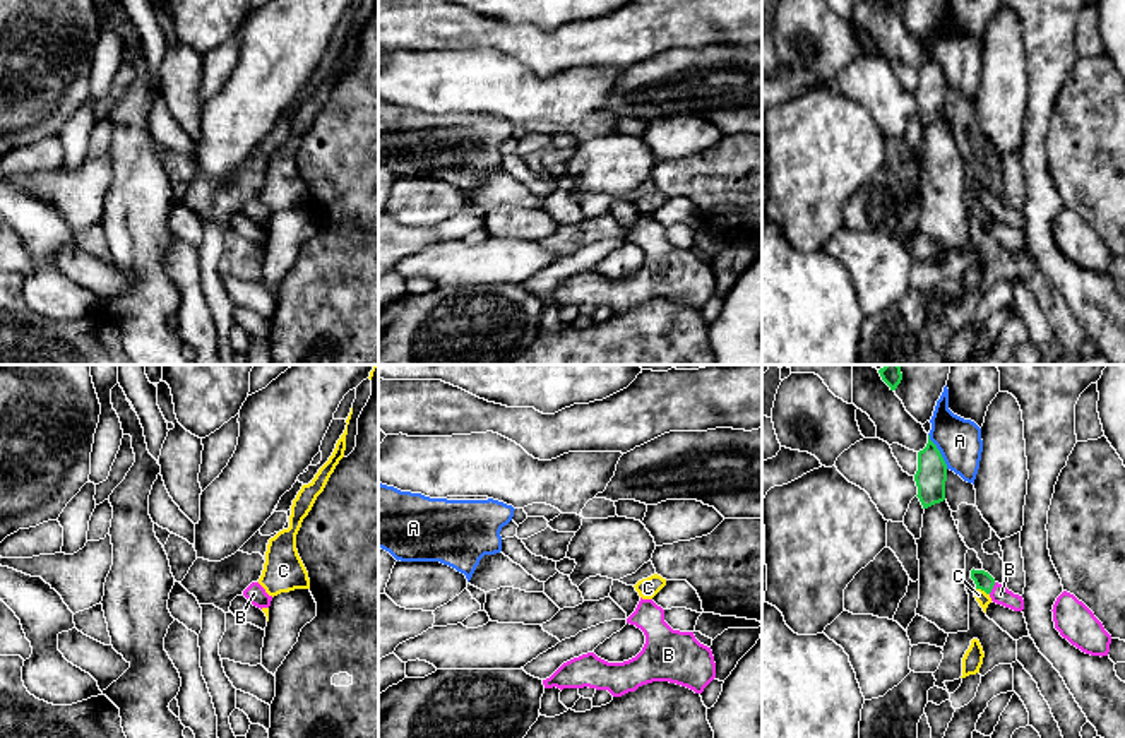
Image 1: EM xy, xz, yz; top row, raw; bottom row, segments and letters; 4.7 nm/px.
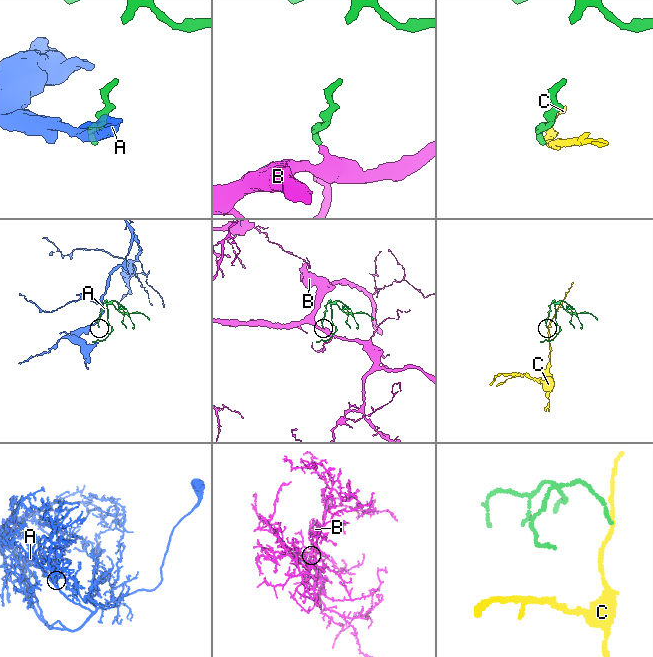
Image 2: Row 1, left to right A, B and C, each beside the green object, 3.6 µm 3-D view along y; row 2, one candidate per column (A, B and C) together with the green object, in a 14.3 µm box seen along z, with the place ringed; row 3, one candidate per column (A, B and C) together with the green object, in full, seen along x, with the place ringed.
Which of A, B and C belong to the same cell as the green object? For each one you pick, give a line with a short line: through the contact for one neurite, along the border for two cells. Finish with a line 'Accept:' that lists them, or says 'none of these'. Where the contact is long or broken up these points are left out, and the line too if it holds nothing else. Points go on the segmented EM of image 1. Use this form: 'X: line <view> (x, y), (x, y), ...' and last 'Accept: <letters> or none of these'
B: line yz (983, 581), (992, 588), (1000, 595)
Accept: B

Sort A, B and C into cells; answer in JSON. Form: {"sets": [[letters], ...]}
{"sets": [["A"], ["B"], ["C"]]}

